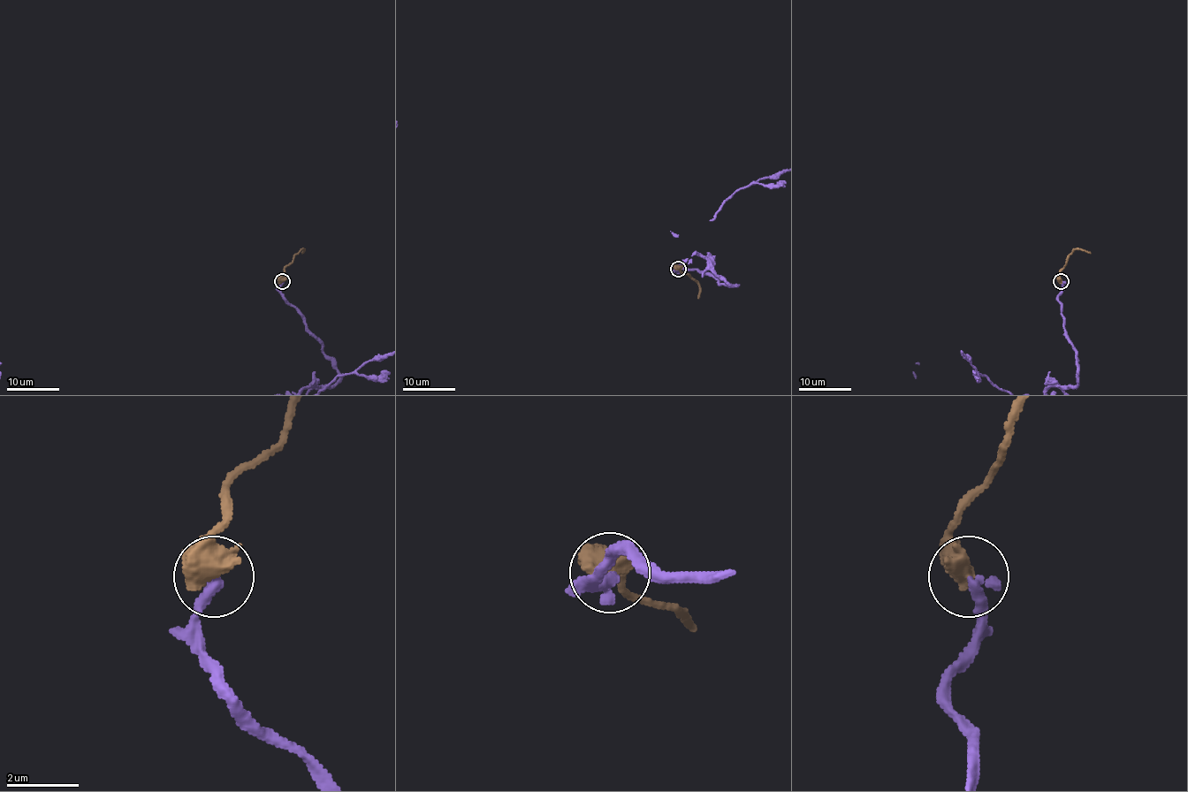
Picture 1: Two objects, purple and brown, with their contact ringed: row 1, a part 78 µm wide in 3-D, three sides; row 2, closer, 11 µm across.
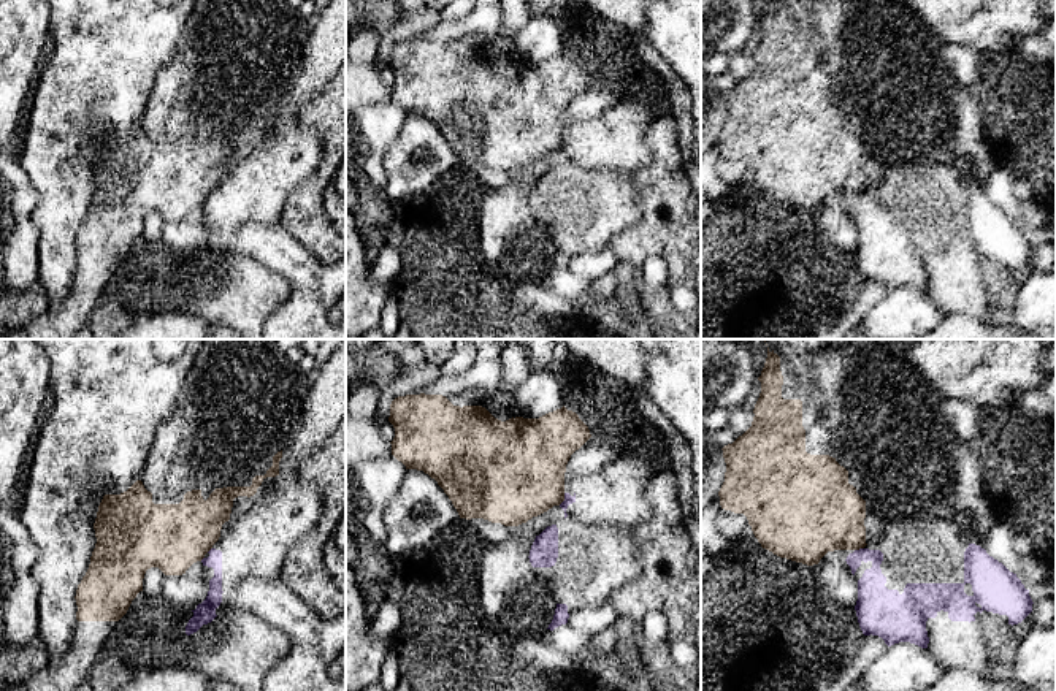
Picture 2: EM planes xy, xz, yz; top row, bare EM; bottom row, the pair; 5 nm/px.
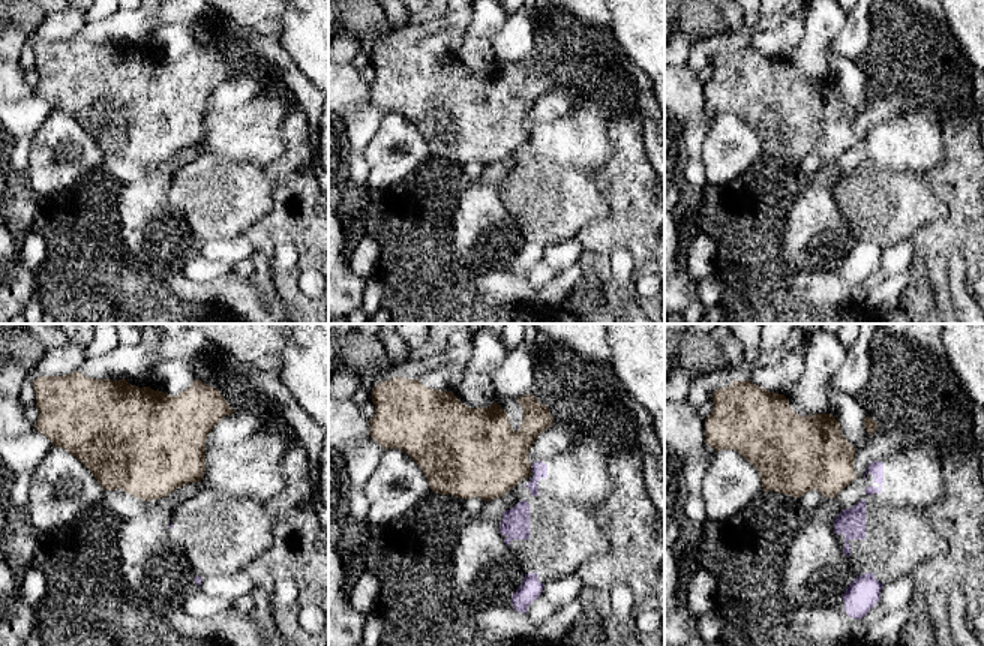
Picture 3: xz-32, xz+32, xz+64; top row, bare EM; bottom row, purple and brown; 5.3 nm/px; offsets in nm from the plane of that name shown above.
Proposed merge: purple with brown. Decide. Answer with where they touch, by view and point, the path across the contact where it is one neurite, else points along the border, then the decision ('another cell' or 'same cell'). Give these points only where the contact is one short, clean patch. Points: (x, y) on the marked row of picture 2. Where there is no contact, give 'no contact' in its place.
meets purple in xz at (565, 500); border along xz (565, 493), (558, 504); another cell

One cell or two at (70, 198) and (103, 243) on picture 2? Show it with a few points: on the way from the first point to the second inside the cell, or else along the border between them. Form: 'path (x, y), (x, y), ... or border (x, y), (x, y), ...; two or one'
border (94, 181), (76, 254); two

